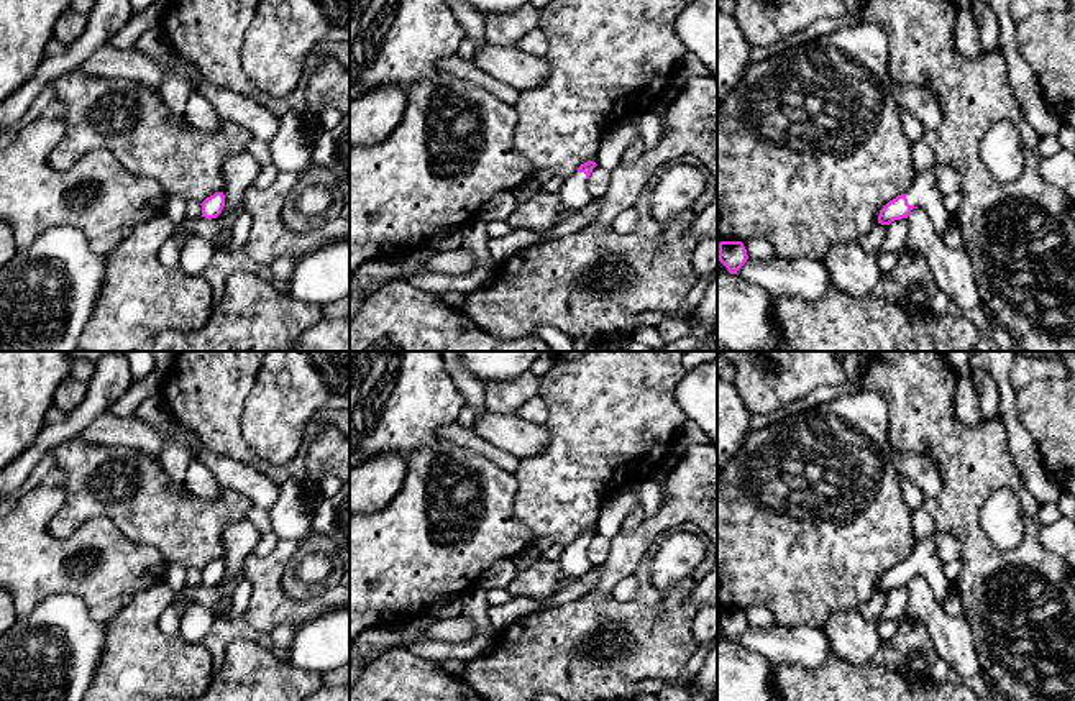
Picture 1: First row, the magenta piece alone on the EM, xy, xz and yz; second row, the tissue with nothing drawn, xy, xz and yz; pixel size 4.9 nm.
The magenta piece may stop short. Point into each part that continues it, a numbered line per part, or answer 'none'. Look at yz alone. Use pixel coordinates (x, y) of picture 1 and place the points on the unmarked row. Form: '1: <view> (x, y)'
1: yz (924, 562)

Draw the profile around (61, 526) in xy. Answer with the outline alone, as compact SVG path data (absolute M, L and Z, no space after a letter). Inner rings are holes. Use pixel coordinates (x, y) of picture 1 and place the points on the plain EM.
M71 438L53 448L57 468L69 476L66 501L48 524L48 532L59 538L71 535L85 520L110 519L131 542L156 548L166 563L204 570L210 561L225 558L225 530L245 520L254 506L248 497L222 489L215 501L194 496L185 483L169 484L161 460L133 448L117 448Z

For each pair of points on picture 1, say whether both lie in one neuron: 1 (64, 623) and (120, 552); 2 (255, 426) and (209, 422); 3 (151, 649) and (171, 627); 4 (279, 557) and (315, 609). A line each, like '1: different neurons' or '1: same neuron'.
1: different neurons
2: different neurons
3: different neurons
4: same neuron

